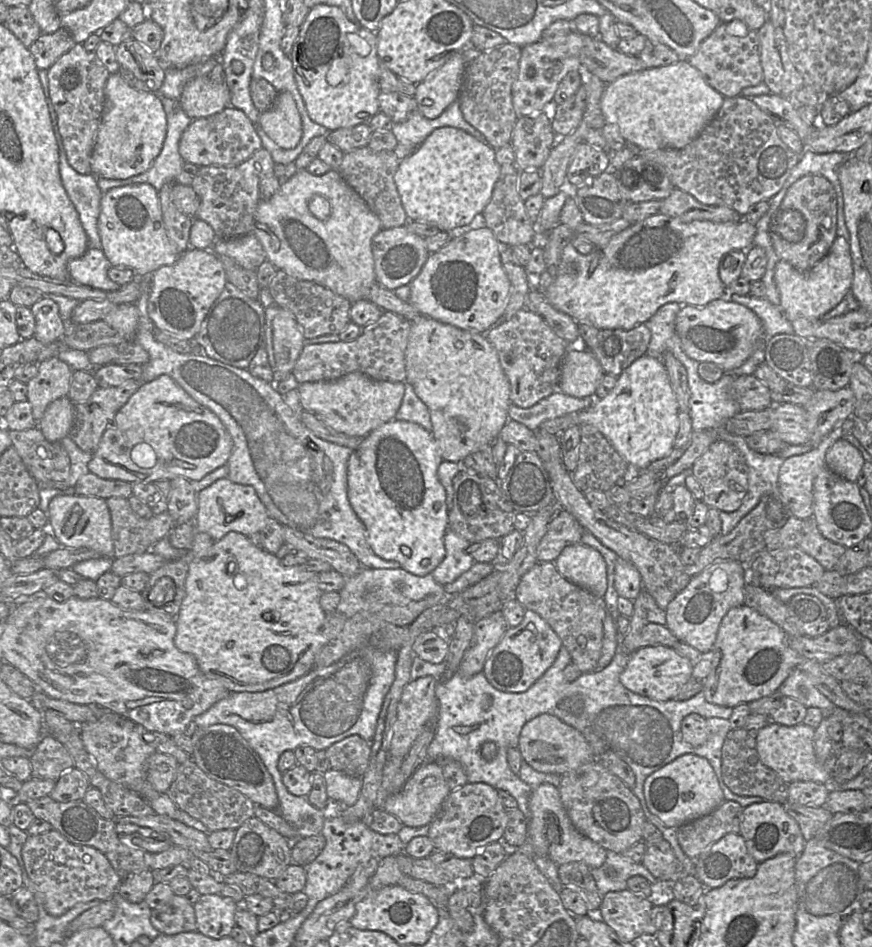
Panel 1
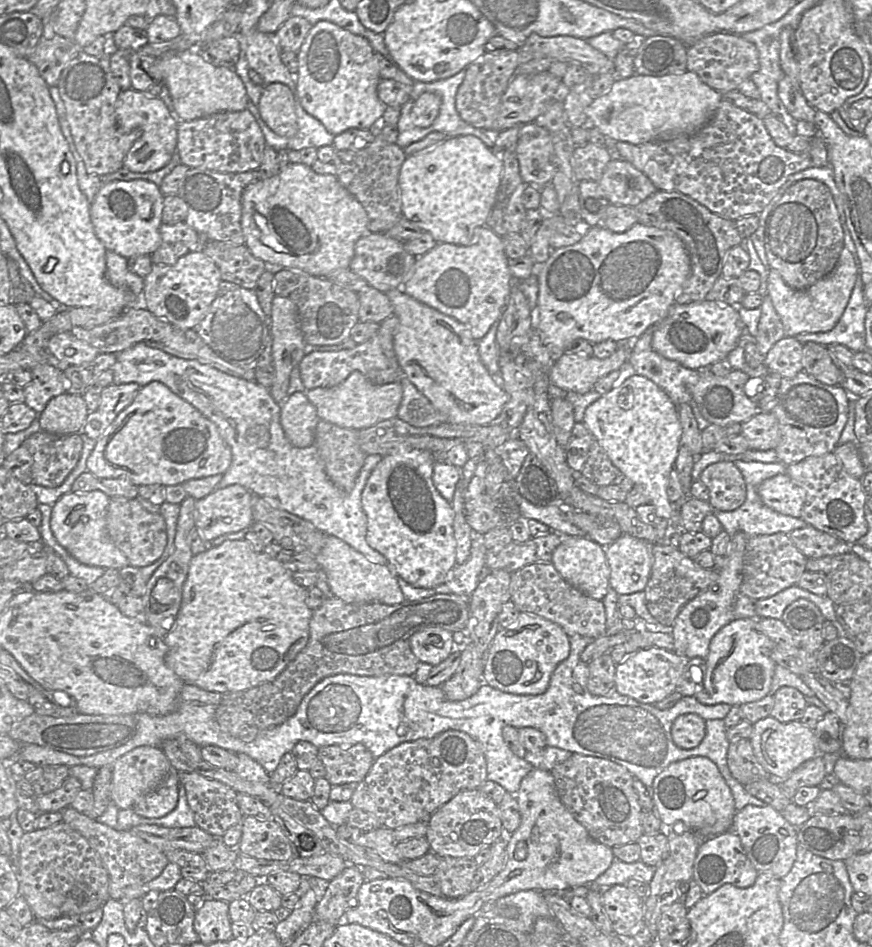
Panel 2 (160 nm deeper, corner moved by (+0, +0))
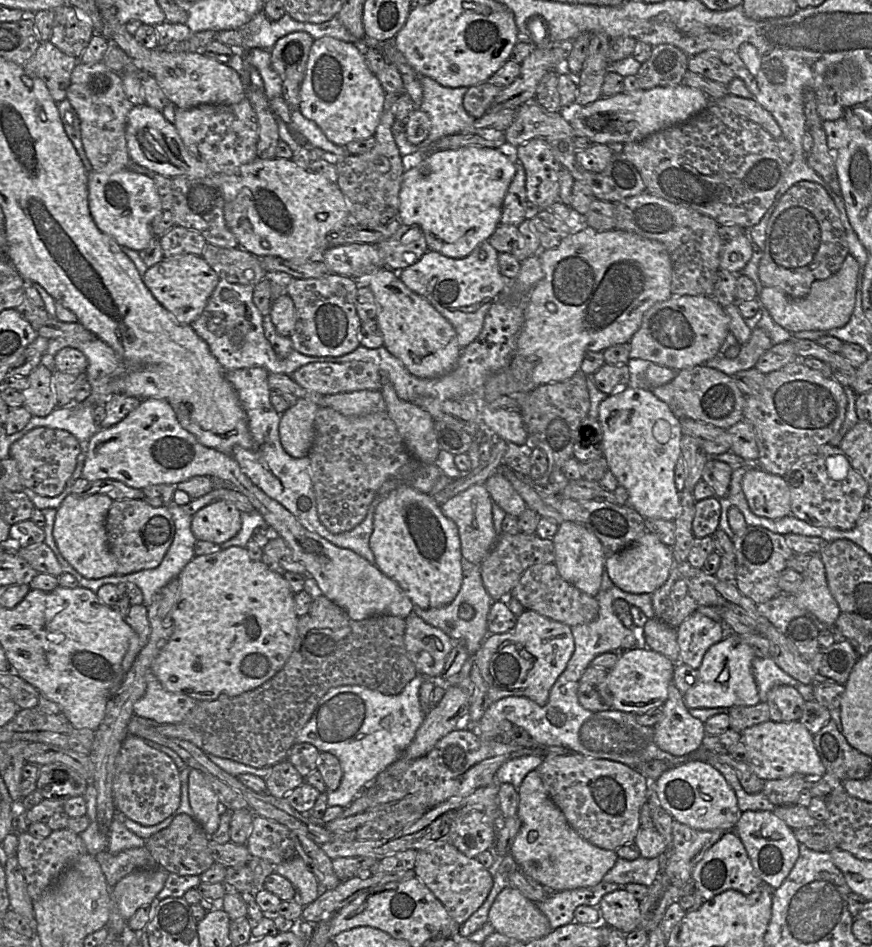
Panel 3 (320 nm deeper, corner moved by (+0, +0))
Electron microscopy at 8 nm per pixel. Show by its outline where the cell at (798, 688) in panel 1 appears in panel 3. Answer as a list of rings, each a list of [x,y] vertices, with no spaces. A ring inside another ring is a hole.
[[[755,657],[752,662],[752,672],[758,687],[761,702],[767,702],[768,692],[776,685],[789,685],[797,689],[798,680],[784,672],[773,658]]]

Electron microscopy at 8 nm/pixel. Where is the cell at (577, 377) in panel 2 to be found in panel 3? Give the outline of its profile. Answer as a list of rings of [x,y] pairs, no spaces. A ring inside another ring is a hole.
[[[705,295],[680,296],[654,304],[629,341],[630,359],[643,359],[676,371],[691,368],[719,354],[730,333],[730,319],[724,308]]]

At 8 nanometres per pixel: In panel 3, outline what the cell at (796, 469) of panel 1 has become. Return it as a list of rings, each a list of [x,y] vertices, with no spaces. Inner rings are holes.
[[[760,467],[749,468],[742,489],[751,511],[761,517],[780,519],[791,513],[791,498],[785,479]]]

